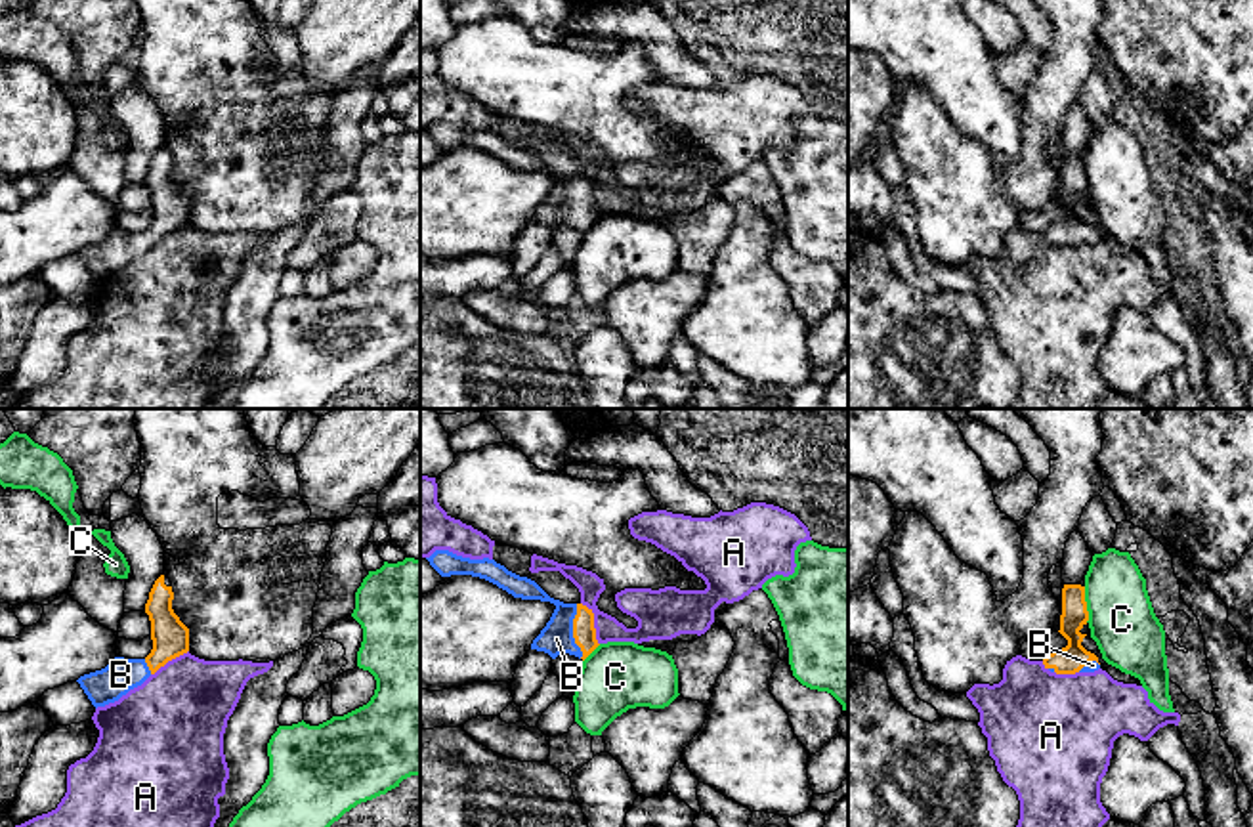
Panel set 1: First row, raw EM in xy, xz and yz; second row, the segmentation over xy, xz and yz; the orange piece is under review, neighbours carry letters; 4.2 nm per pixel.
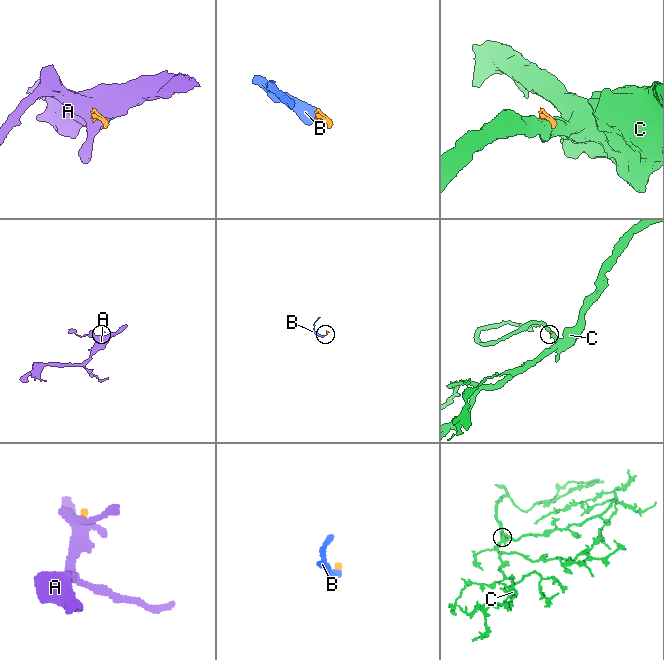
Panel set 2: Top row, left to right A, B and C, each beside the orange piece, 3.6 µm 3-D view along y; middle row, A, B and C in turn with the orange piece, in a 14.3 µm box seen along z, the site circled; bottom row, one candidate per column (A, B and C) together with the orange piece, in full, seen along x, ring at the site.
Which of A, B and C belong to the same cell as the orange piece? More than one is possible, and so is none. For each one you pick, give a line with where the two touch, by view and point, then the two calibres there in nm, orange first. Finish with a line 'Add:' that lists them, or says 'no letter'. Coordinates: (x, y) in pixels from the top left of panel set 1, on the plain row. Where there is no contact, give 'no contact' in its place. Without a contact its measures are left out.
B: xz (573, 203) | 100/140 nm
Add: B

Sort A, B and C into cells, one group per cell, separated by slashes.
A / B / C

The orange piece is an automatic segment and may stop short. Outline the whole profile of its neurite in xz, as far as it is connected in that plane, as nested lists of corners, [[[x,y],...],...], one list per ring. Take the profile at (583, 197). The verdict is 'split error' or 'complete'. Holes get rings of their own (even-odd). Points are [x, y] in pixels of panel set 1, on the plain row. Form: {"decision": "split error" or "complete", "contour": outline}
{"decision": "split error", "contour": [[[435,122],[426,132],[441,149],[472,147],[497,157],[514,170],[554,176],[556,181],[546,199],[533,212],[531,222],[544,223],[552,231],[569,225],[584,233],[600,218],[592,181],[583,176],[563,176],[550,170],[535,153],[508,143],[495,132],[470,132],[449,122]]]}

